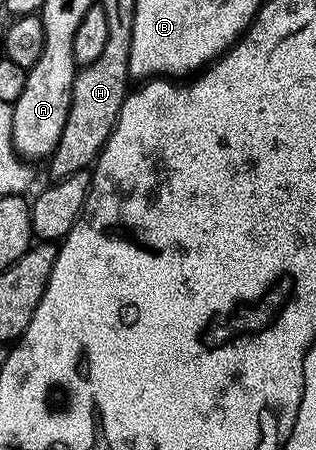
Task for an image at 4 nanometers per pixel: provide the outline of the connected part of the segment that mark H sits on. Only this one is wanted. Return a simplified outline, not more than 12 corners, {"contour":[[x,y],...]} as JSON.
{"contour":[[132,22],[78,70],[54,180],[90,170],[131,91]]}

